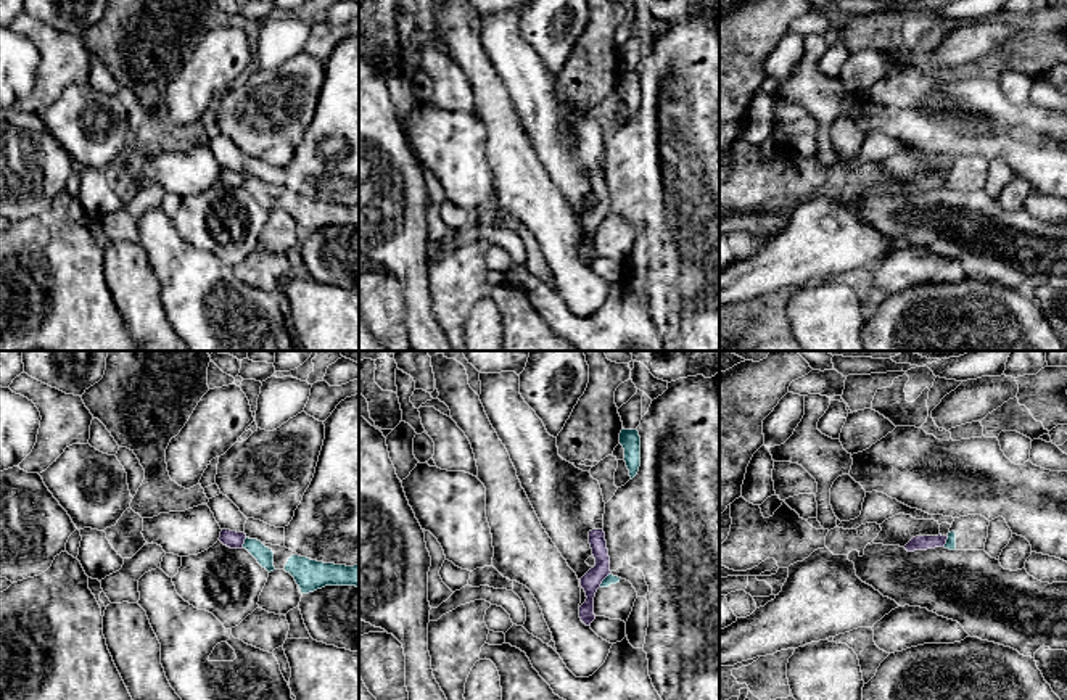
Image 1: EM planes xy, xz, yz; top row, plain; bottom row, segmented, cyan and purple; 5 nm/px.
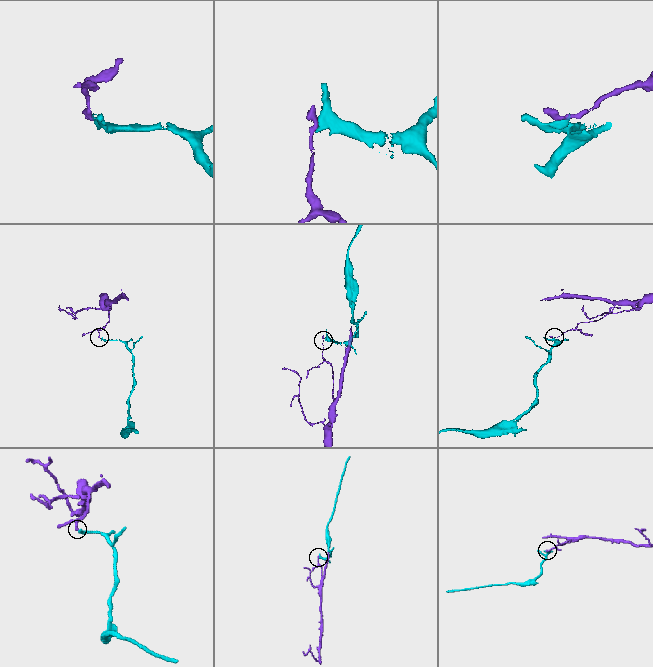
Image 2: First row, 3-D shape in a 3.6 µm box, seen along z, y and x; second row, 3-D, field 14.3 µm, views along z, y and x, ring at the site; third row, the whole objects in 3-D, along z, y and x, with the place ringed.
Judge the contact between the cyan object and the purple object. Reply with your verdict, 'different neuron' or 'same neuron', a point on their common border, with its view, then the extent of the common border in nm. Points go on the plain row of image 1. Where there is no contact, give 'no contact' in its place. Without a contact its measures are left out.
different neuron | xz (604, 219) | 90 nm

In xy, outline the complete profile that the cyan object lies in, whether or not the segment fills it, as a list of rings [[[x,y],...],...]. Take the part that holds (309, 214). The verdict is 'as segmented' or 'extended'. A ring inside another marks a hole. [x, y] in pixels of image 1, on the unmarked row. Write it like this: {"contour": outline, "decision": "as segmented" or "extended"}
{"contour": [[[249,177],[245,179],[243,188],[246,188],[269,212],[274,209],[285,209],[290,212],[301,233],[309,233],[325,225],[359,227],[359,204],[346,206],[323,203],[301,196],[286,187],[266,183]]], "decision": "extended"}

